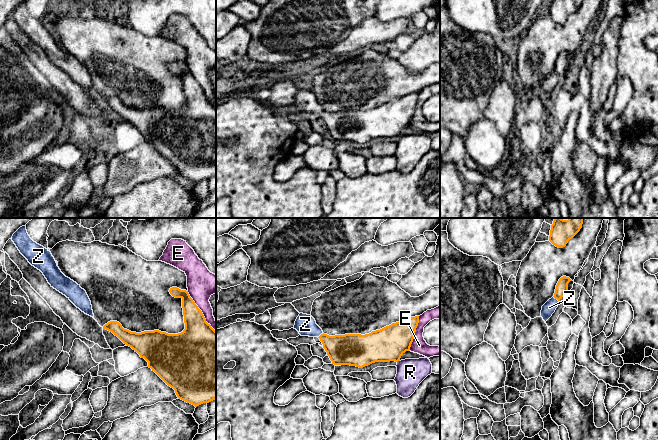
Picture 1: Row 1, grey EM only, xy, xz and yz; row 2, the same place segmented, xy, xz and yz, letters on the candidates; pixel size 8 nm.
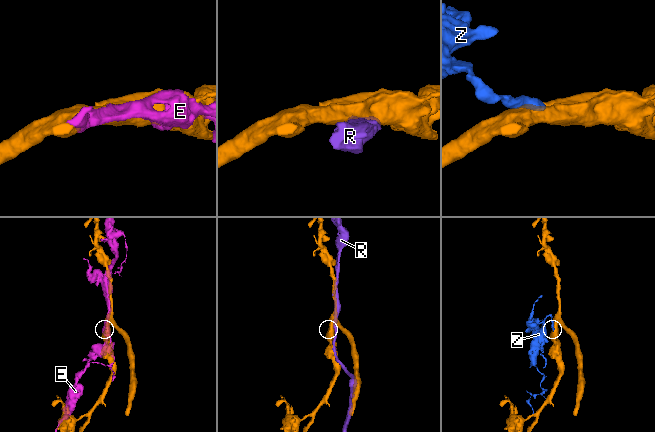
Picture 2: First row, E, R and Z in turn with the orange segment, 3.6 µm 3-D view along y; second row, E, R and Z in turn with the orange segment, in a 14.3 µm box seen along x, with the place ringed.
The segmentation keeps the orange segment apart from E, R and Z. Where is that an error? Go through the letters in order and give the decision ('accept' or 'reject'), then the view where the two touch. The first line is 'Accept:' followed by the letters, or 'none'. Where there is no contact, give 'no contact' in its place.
Accept: Z
E: reject; contact in xz
R: reject; contact in xz
Z: accept; contact in yz

